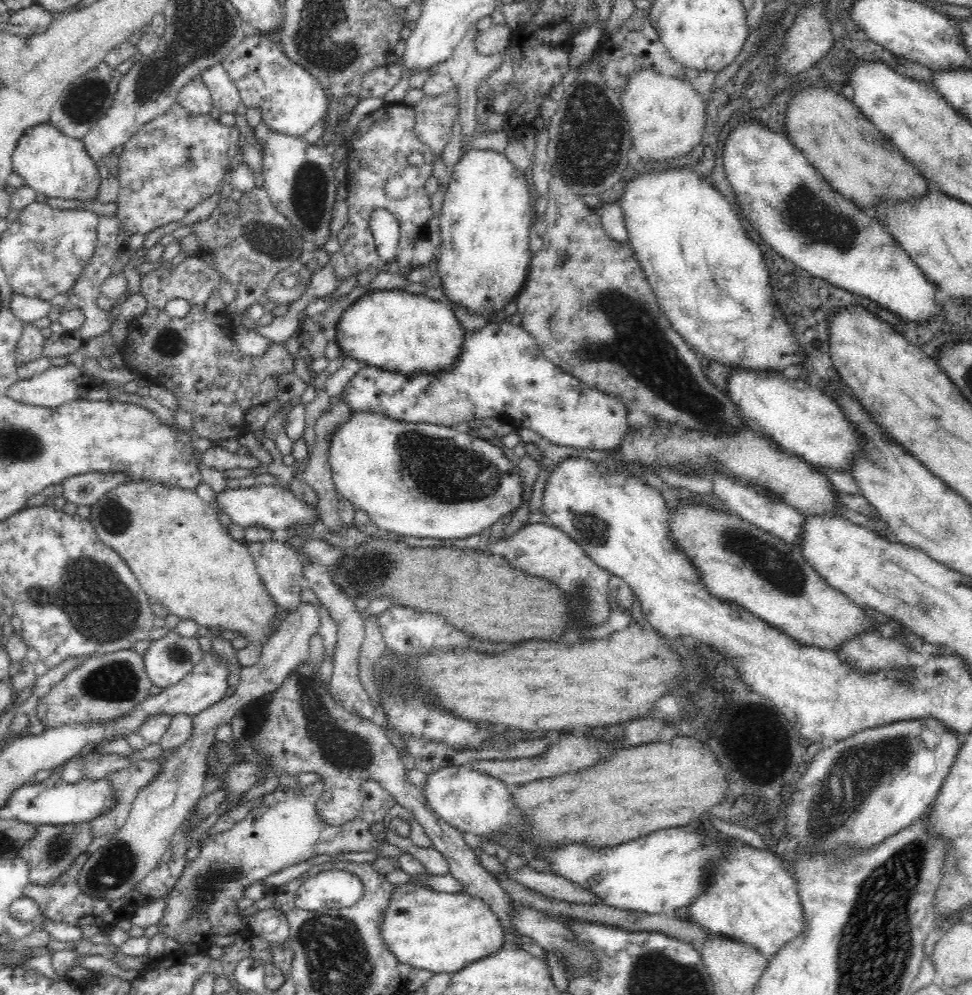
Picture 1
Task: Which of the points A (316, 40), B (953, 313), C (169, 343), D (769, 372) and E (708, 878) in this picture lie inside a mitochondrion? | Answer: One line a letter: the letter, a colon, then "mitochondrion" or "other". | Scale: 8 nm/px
A: mitochondrion
B: other
C: mitochondrion
D: other
E: other

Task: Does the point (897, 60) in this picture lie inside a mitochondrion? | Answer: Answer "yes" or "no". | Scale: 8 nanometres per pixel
no

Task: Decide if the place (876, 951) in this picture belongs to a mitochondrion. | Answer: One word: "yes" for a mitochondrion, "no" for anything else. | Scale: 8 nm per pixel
yes

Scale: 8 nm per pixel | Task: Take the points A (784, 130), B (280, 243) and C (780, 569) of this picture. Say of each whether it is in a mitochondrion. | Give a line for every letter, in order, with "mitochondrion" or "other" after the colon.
A: other
B: mitochondrion
C: mitochondrion

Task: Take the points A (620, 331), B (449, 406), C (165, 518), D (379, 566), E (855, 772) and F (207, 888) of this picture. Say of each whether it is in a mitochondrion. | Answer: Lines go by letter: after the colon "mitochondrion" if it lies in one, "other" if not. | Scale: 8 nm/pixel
A: mitochondrion
B: other
C: other
D: mitochondrion
E: mitochondrion
F: mitochondrion

